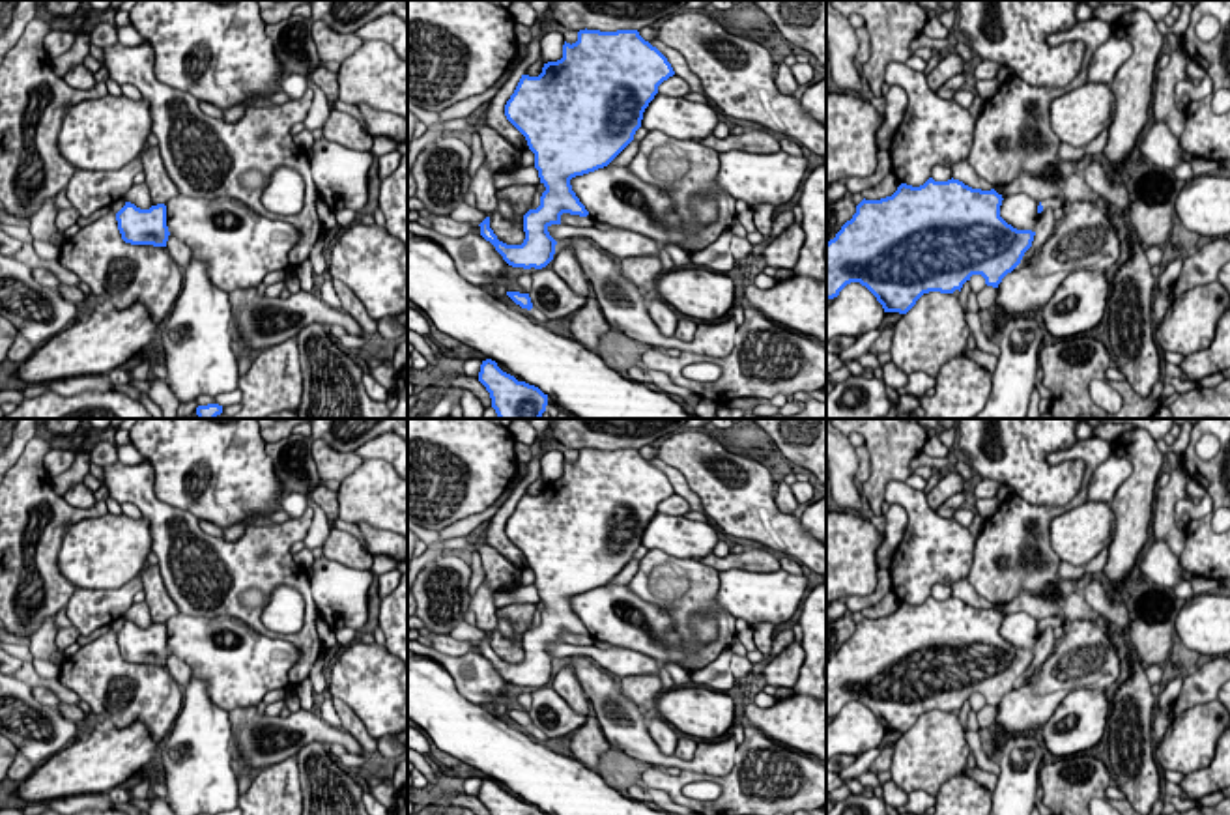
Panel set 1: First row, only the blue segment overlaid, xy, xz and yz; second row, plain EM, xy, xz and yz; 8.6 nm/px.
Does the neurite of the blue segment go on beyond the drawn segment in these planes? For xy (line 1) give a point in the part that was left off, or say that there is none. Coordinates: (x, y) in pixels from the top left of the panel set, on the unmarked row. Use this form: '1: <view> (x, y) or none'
1: none

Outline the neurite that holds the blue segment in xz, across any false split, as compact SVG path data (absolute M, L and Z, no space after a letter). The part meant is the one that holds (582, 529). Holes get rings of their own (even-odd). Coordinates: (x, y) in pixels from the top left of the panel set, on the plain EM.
M587 447L578 450L576 462L565 460L563 477L544 482L538 495L522 493L505 523L505 535L535 572L535 587L546 609L540 615L540 624L523 634L525 658L522 664L499 660L490 647L490 636L479 643L480 654L508 684L542 688L553 679L557 660L548 647L561 643L563 632L589 634L572 609L570 598L608 585L634 559L658 505L673 493L667 477L637 449L600 450Z

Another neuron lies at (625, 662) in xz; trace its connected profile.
M551 643L548 645L550 654L559 660L565 656L587 656L598 662L602 667L611 671L613 675L634 677L634 675L660 675L662 665L654 662L651 656L632 651L626 647L613 649L598 649L591 647L576 647L568 643Z

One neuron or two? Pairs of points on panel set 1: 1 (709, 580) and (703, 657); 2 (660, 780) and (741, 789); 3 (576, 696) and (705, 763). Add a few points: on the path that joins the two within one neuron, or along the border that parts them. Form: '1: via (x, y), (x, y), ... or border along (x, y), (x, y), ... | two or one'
1: via (709, 599), (724, 617), (722, 640) | one
2: via (681, 780), (720, 780) | one
3: border along (565, 666), (574, 673), (589, 701) | two

